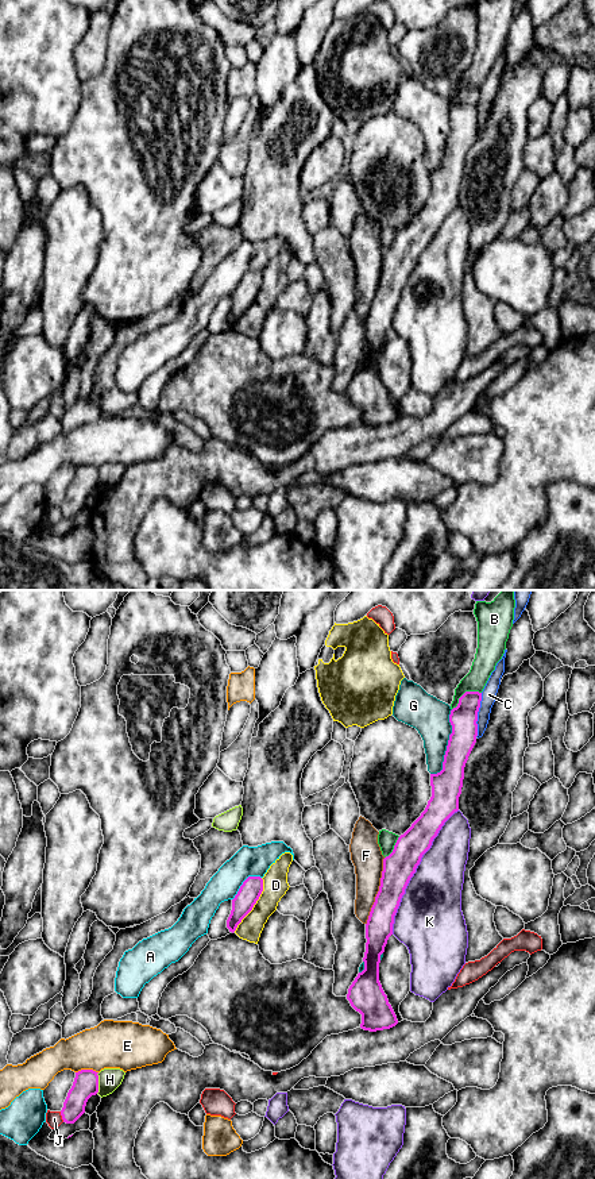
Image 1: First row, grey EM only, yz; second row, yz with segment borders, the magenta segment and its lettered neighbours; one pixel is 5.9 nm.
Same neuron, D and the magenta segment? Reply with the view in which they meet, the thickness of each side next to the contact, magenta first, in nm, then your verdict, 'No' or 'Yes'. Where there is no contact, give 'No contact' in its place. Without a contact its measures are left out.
Touches magenta in yz. Thickness 130 nm (magenta) against 150 nm. Yes

